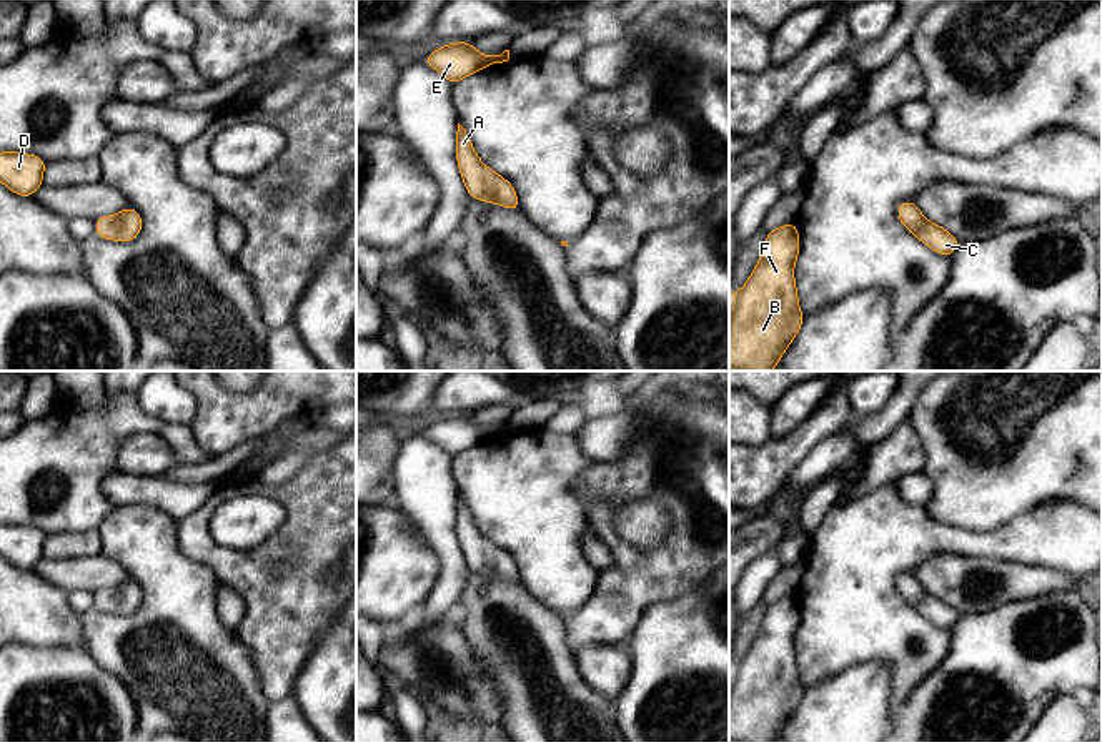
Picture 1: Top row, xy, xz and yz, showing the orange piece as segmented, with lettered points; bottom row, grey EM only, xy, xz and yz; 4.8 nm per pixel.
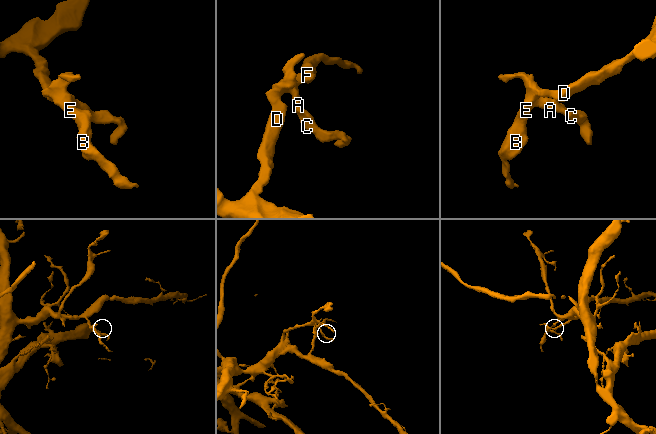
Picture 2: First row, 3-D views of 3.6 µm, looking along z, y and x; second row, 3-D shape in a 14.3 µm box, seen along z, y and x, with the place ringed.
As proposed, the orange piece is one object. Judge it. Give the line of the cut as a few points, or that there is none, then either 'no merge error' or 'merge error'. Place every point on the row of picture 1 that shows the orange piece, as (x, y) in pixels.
no cut; no merge error

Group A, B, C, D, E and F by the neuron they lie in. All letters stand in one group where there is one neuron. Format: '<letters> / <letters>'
A B C D E F

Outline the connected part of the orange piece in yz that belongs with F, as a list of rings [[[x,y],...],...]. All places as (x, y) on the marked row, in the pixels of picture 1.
[[[796,223],[766,233],[761,258],[749,279],[729,294],[732,371],[772,371],[802,328],[804,314],[794,279],[797,256]]]

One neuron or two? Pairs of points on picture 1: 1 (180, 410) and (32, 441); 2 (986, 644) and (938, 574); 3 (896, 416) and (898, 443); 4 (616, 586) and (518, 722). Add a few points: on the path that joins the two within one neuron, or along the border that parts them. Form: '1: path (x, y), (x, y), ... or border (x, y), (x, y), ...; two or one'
1: border (135, 393), (145, 411), (188, 426); two
2: border (1002, 603), (961, 614); two
3: border (906, 418), (869, 448); two
4: border (565, 628), (568, 644), (575, 651); two

